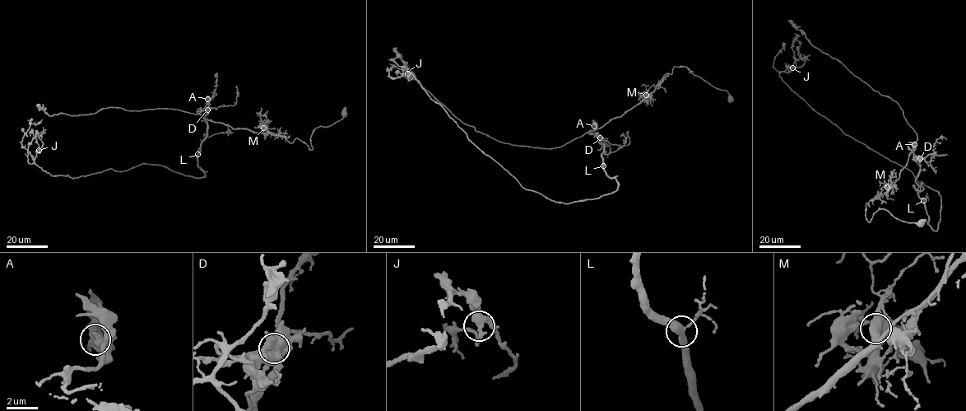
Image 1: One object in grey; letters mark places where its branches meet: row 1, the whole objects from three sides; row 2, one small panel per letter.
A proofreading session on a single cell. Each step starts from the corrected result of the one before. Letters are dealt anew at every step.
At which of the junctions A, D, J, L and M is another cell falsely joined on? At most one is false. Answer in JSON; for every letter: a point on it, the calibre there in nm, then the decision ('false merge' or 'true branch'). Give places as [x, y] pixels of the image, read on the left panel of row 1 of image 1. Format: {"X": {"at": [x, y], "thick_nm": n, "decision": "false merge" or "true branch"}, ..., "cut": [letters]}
{"A": {"at": [207, 99], "thick_nm": 480, "decision": "true branch"}, "D": {"at": [207, 109], "thick_nm": 650, "decision": "false merge"}, "J": {"at": [39, 150], "thick_nm": 400, "decision": "true branch"}, "L": {"at": [197, 154], "thick_nm": 400, "decision": "true branch"}, "M": {"at": [263, 128], "thick_nm": 500, "decision": "true branch"}, "cut": ["D"]}

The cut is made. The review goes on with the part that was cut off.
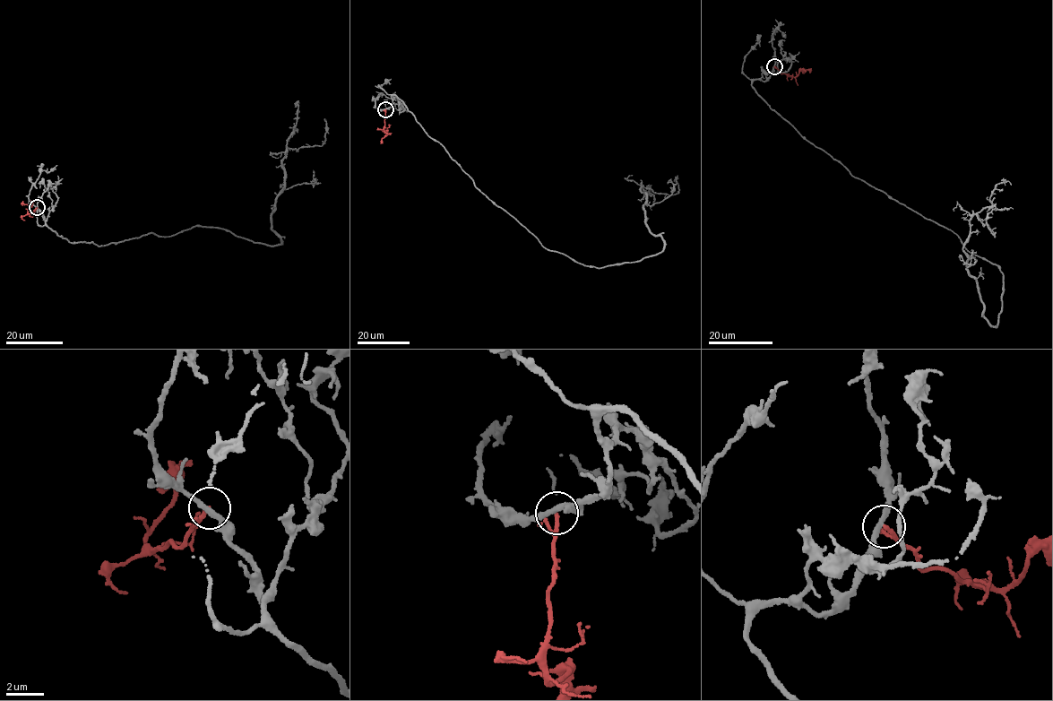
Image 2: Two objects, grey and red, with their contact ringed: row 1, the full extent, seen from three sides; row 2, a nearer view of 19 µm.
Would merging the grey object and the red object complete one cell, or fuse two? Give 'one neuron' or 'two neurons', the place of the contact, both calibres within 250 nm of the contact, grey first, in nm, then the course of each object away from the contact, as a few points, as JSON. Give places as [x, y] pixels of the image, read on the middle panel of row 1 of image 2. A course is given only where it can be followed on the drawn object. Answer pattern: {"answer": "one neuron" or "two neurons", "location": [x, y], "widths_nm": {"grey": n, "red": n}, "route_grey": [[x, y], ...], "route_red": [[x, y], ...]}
{"answer": "two neurons", "location": [385, 109], "widths_nm": {"grey": 280, "red": 190}, "route_grey": [[385, 108], [395, 96], [477, 187], [544, 246], [586, 265], [661, 252], [640, 188], [677, 194], [674, 180]], "route_red": [[385, 108], [384, 131], [387, 131], [381, 143]]}

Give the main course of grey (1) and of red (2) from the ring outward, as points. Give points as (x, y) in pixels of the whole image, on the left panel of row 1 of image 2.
1: (37, 207), (73, 243), (103, 246), (200, 226), (275, 246), (282, 159), (288, 149), (321, 146), (324, 118)
2: (37, 207), (28, 213), (31, 203), (21, 203)

